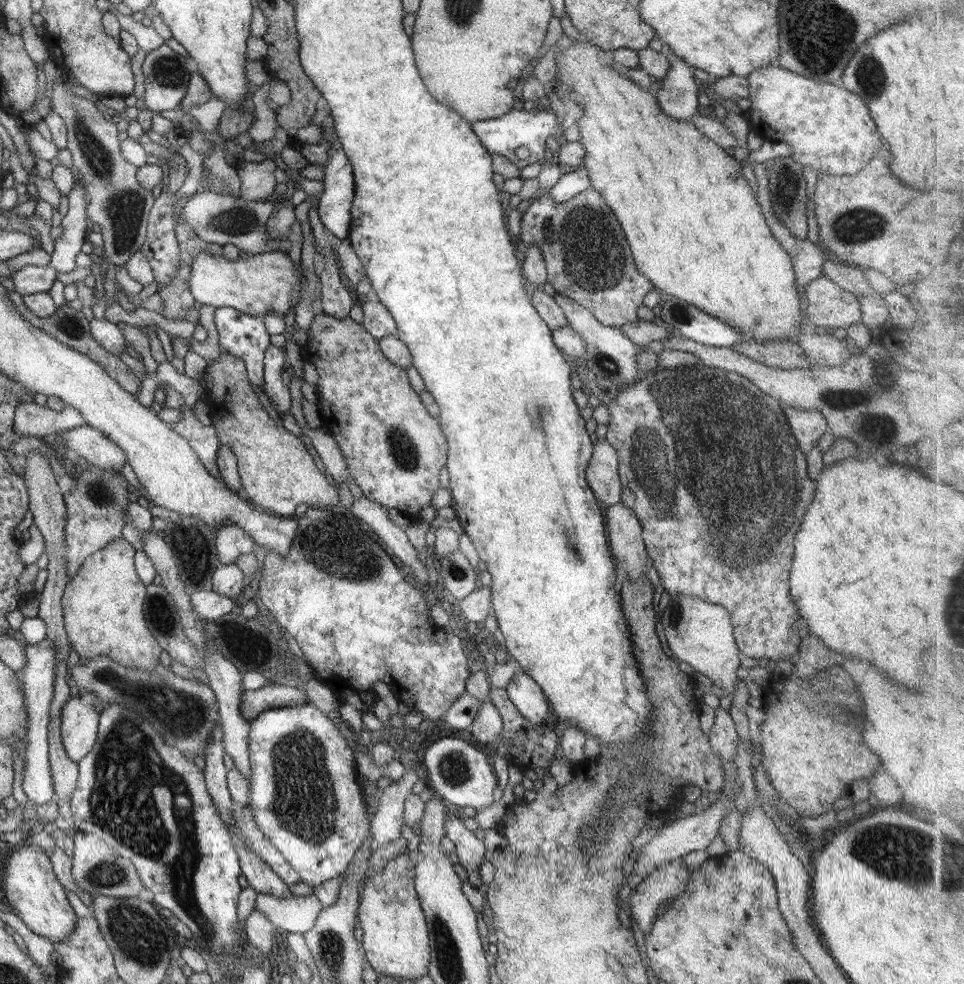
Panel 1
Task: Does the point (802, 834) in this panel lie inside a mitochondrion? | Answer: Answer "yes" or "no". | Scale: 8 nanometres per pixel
yes

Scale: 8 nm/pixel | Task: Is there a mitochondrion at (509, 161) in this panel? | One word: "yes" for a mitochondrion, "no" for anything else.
no

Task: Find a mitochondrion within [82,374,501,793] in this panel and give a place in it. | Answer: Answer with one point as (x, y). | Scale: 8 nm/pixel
(183, 714)

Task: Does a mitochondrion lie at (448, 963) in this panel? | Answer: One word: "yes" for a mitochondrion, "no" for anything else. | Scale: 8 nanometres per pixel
yes

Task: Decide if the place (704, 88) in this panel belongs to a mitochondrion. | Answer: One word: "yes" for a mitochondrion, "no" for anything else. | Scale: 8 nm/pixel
no

